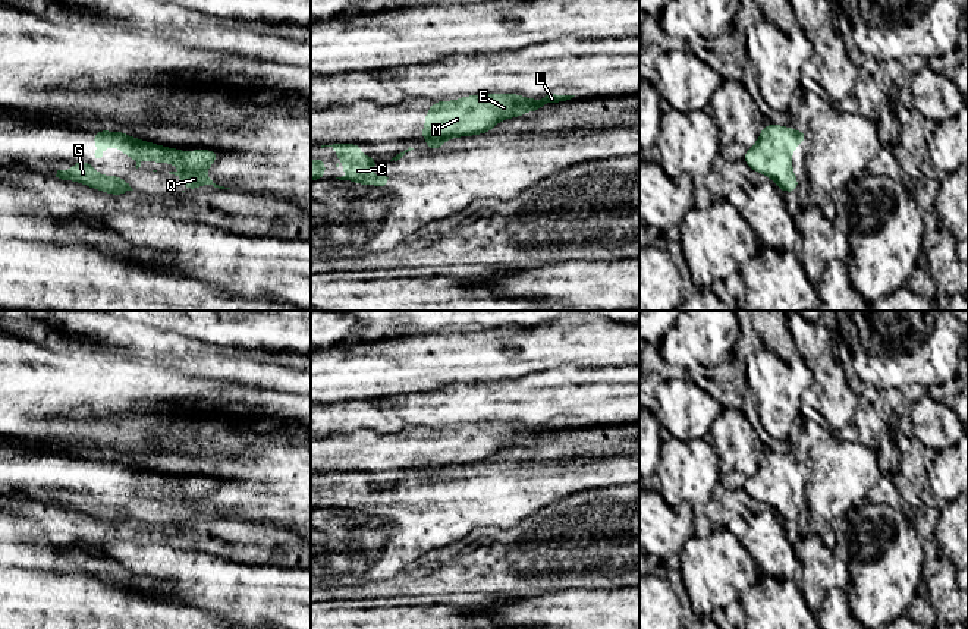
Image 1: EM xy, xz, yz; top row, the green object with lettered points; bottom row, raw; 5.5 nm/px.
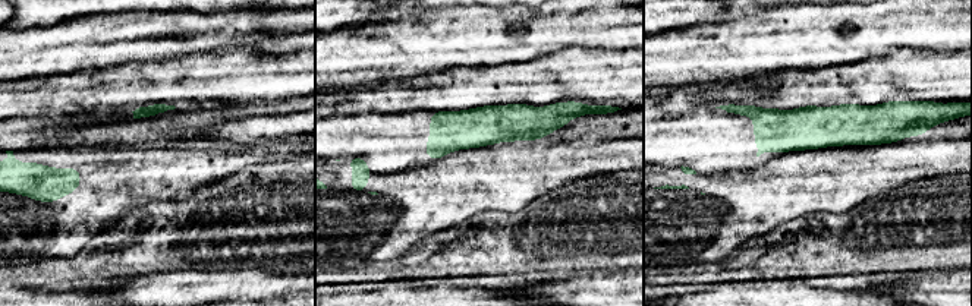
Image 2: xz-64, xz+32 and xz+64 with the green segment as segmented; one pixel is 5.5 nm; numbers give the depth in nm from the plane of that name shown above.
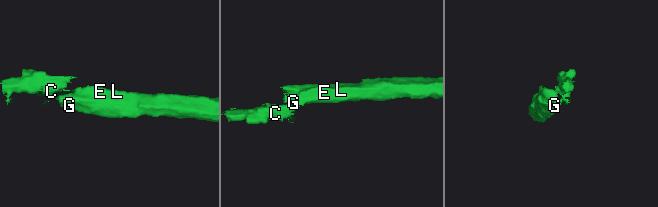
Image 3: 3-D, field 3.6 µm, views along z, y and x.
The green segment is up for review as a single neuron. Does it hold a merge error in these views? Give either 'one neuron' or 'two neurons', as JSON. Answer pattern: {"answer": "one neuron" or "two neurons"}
{"answer": "two neurons"}

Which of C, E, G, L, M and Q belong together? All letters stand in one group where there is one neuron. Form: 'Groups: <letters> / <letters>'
Groups: C / E G L M Q

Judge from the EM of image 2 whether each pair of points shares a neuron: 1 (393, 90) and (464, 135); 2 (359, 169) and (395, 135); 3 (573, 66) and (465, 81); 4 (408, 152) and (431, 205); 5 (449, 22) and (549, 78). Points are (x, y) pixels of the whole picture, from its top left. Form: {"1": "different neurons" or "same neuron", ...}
{"1": "different neurons", "2": "different neurons", "3": "same neuron", "4": "different neurons", "5": "different neurons"}

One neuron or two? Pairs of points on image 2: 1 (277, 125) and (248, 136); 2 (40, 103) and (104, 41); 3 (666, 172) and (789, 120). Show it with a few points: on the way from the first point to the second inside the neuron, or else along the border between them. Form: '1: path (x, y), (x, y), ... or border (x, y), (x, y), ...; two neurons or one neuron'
1: path (270, 126), (258, 126), (255, 129); one neuron
2: border (106, 68), (38, 76); two neurons
3: border (658, 163), (679, 167); two neurons

